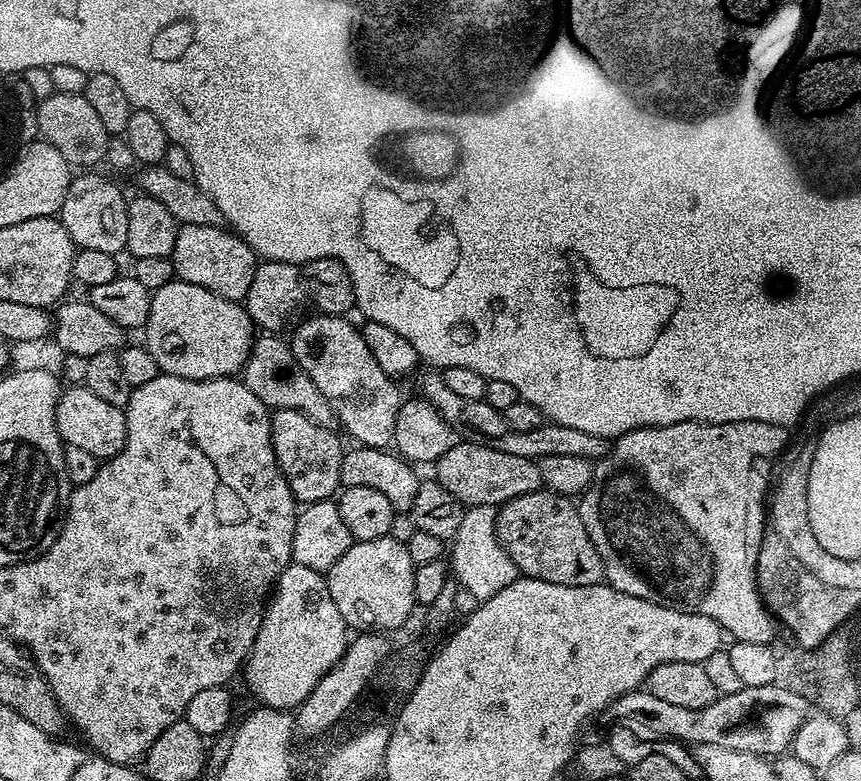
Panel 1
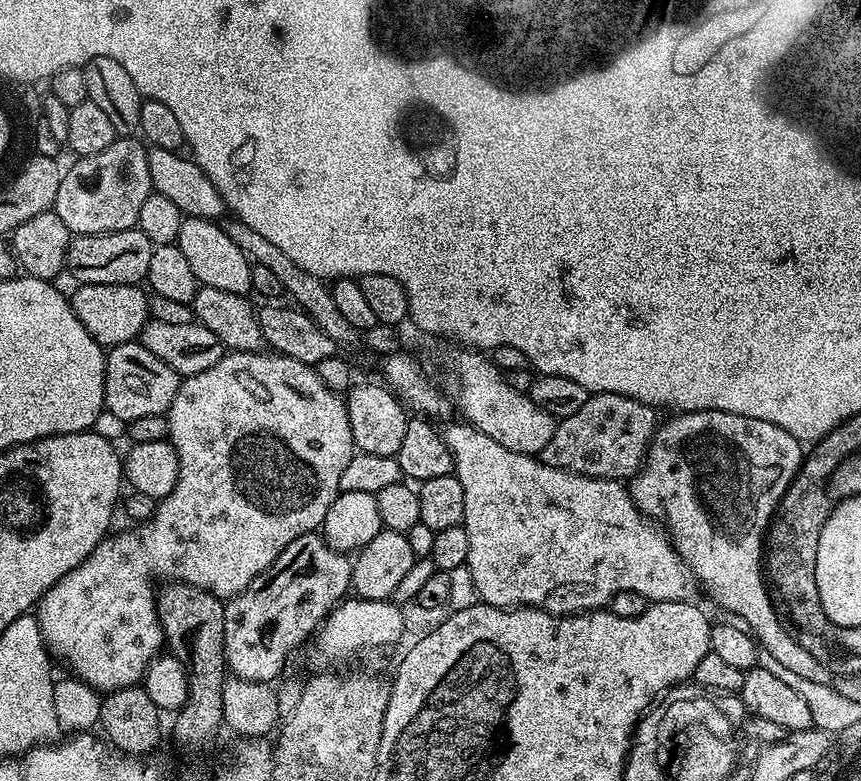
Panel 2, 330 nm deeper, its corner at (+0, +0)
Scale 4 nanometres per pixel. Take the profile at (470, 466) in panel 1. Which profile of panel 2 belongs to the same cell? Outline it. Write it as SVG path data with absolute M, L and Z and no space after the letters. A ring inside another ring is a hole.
M597 392L589 395L575 414L557 423L554 438L538 453L545 464L583 476L603 480L627 481L640 471L648 443L658 427L657 409L622 394Z

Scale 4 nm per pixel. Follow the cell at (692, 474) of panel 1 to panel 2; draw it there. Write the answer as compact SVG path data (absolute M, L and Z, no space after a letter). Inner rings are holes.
M706 410L706 411L705 411L705 412L680 412L680 413L679 413L679 414L676 414L676 415L673 415L673 416L676 416L676 417L674 417L674 418L673 418L673 420L668 420L668 421L666 421L666 422L665 422L665 424L664 424L664 421L663 421L663 423L661 423L661 424L660 424L660 425L659 425L659 427L657 427L657 430L656 430L656 432L655 432L655 434L653 434L653 435L652 435L652 441L651 441L651 442L649 442L649 443L648 443L648 452L647 452L647 453L646 453L646 455L644 455L644 462L643 462L643 464L641 464L641 466L640 466L640 471L639 471L639 472L637 472L637 473L636 473L636 475L635 475L635 476L633 476L633 477L631 477L631 479L629 479L629 480L628 480L628 481L627 481L627 484L626 484L626 487L627 487L627 490L628 490L628 493L629 493L629 494L630 494L630 495L632 495L632 501L633 501L633 502L634 502L634 503L636 503L636 509L638 509L638 511L640 511L640 512L642 512L642 513L644 513L644 515L645 515L645 516L647 516L647 517L649 517L649 518L657 518L657 517L656 517L656 516L664 516L664 524L665 524L665 525L664 525L664 524L663 524L663 527L664 527L664 528L665 528L665 529L666 529L666 531L667 531L667 533L668 533L668 538L669 538L669 540L671 540L671 542L672 542L672 546L673 546L673 548L675 548L675 549L676 549L676 552L677 552L677 553L678 553L678 554L679 554L679 555L680 555L680 559L681 559L681 560L683 560L683 561L684 561L684 563L685 563L685 565L688 565L688 566L691 566L691 568L690 568L690 572L691 572L691 575L692 575L692 576L693 576L693 577L695 577L695 579L696 579L696 580L697 580L697 581L699 581L699 580L698 580L698 579L700 579L700 580L701 580L701 582L702 582L702 583L704 583L704 584L705 584L705 586L706 586L706 587L708 587L708 590L709 590L709 592L710 592L710 596L711 596L711 598L712 598L712 600L713 600L713 602L714 602L714 603L716 603L716 604L721 604L721 606L722 606L722 607L724 607L724 608L725 608L725 610L726 610L726 611L728 611L728 612L733 612L733 614L734 614L734 615L736 615L736 616L737 616L737 617L736 617L736 616L733 616L733 617L735 617L735 619L736 619L736 620L737 620L737 621L739 621L739 623L740 623L740 624L741 624L741 625L743 625L743 627L745 627L745 628L747 628L747 629L748 629L748 631L749 631L749 632L751 632L751 633L752 633L752 635L753 635L753 636L755 636L755 637L756 637L756 639L757 639L757 641L758 641L758 643L759 643L759 645L760 645L760 647L761 647L761 649L764 649L764 650L766 650L766 651L769 651L769 652L770 652L770 654L772 654L772 655L773 655L773 656L774 656L774 658L778 658L778 660L779 660L779 662L782 662L782 664L783 664L783 665L784 665L784 666L785 666L785 668L787 668L787 669L789 669L789 670L794 670L794 672L795 672L795 673L797 673L797 674L798 674L798 675L799 675L799 677L801 677L801 678L808 678L808 679L809 679L809 680L810 680L810 681L812 681L812 682L818 682L818 683L824 683L824 684L829 684L829 685L831 685L831 684L832 684L832 683L833 683L833 680L834 680L834 679L832 679L832 672L831 672L831 670L830 670L830 669L828 669L828 668L827 668L827 666L826 666L826 665L824 665L824 664L823 664L823 662L822 662L822 661L820 661L820 660L819 660L819 658L818 658L818 657L816 657L816 656L815 656L815 654L814 654L814 653L812 653L812 652L811 652L811 650L810 650L810 649L808 649L808 648L807 648L807 646L806 646L806 645L804 645L804 644L799 644L799 642L798 642L798 641L796 641L796 640L795 640L795 638L794 638L794 637L792 637L792 636L791 636L791 634L790 634L790 633L788 633L788 632L783 632L783 628L784 628L784 624L783 624L783 622L782 622L782 621L780 621L780 616L779 616L779 614L778 614L778 613L776 613L776 608L775 608L775 606L774 606L774 605L772 605L772 596L773 596L773 593L772 593L772 592L771 592L771 591L770 591L770 588L769 588L769 585L768 585L768 584L767 584L767 583L766 583L766 572L765 572L765 569L764 569L764 568L763 568L763 567L760 567L760 568L736 568L736 564L735 564L735 562L734 562L734 561L732 561L732 560L745 560L745 562L746 562L746 563L748 563L748 564L752 564L752 563L754 563L754 562L755 562L755 560L756 560L756 552L760 552L760 553L763 553L763 552L764 552L764 551L765 551L765 548L766 548L766 533L767 533L767 531L768 531L768 529L769 529L769 527L770 527L770 525L771 525L771 523L772 523L772 521L773 521L773 519L774 519L774 517L775 517L775 516L776 516L776 515L777 515L777 512L778 512L778 509L779 509L779 508L780 508L780 507L781 507L781 504L782 504L782 501L783 501L783 499L784 499L784 492L785 492L785 491L786 491L786 489L787 489L787 488L789 488L789 486L791 486L791 484L792 484L792 480L793 480L793 478L795 478L795 476L796 476L796 472L797 472L797 470L799 470L799 469L800 469L800 465L801 465L801 464L803 464L803 462L804 462L804 458L805 458L805 455L806 455L806 452L805 452L805 449L804 449L804 448L803 448L803 447L802 447L802 444L801 444L801 441L798 441L798 440L796 440L796 439L795 439L795 438L794 438L794 434L790 434L790 433L789 433L789 432L787 432L787 430L785 430L785 429L784 429L784 428L783 428L783 427L782 427L782 426L774 426L774 422L762 422L762 421L761 421L761 420L759 420L759 419L758 419L758 418L746 418L746 417L745 417L745 416L743 416L743 415L742 415L742 414L730 414L730 413L729 413L729 412L719 412L719 411L718 411L718 410ZM692 544L716 544L716 548L708 548L708 549L706 549L706 550L705 550L705 552L704 552L704 556L705 556L705 557L704 557L704 556L700 556L700 557L698 557L698 558L697 558L697 560L696 560L696 548L695 548L695 546L694 546L694 545L692 545ZM732 544L752 544L752 548L753 548L753 549L752 549L752 548L732 548ZM707 559L708 559L708 560L728 560L728 561L726 561L726 562L725 562L725 564L724 564L724 565L722 565L722 566L721 566L721 568L719 568L719 566L718 566L718 565L716 565L716 564L712 564L712 565L710 565L710 566L709 566L709 568L707 568L707 564L708 564L708 560L707 560Z

